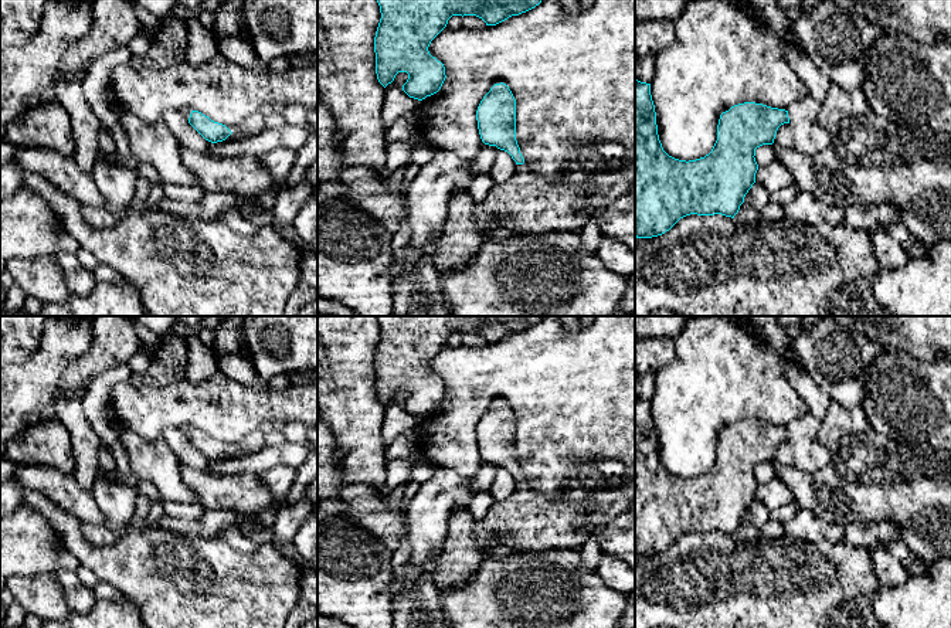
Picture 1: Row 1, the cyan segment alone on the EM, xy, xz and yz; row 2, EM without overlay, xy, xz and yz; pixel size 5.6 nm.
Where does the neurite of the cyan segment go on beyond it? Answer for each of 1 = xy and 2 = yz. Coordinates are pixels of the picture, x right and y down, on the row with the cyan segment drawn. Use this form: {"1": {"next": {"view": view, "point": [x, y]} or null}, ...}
{"1": {"next": null}, "2": {"next": null}}

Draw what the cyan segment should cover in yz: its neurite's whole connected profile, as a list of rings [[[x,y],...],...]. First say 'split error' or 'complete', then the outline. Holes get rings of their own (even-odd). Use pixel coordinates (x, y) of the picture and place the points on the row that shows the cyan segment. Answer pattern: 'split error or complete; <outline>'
complete; [[[635,78],[635,237],[662,235],[690,214],[734,218],[755,183],[755,149],[772,145],[784,123],[789,123],[785,109],[755,102],[734,105],[720,115],[711,152],[696,160],[679,160],[669,156],[659,140],[651,84]]]

